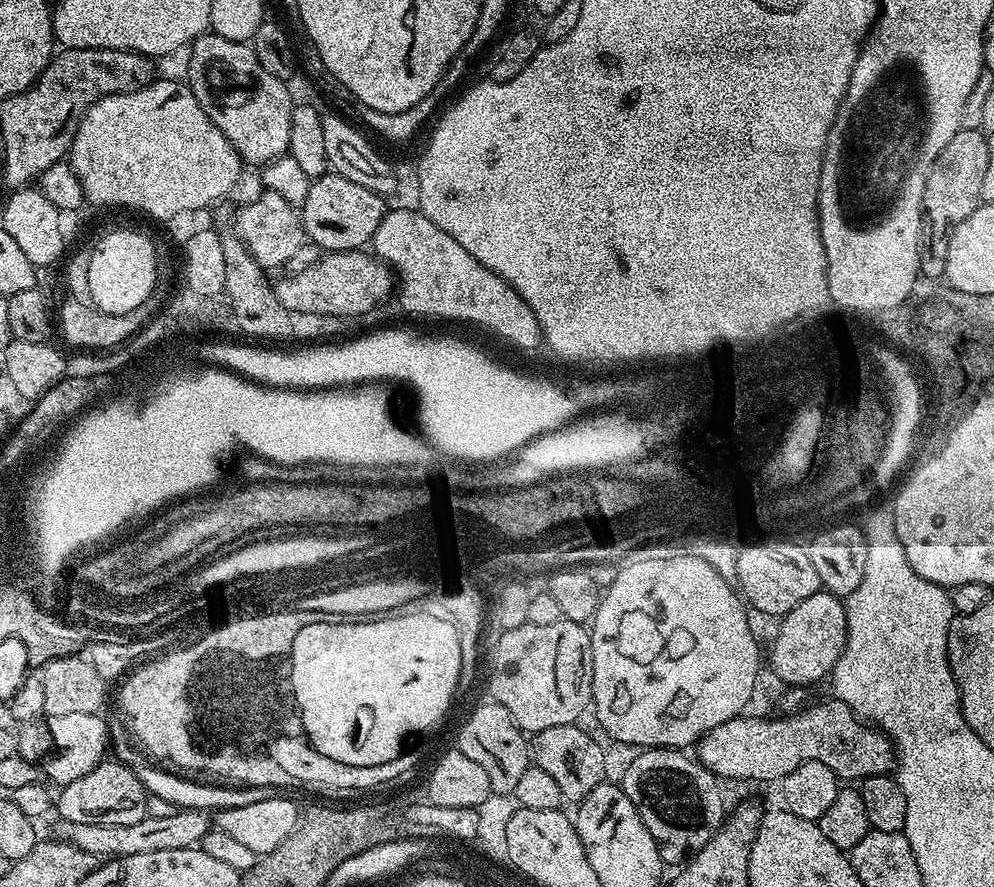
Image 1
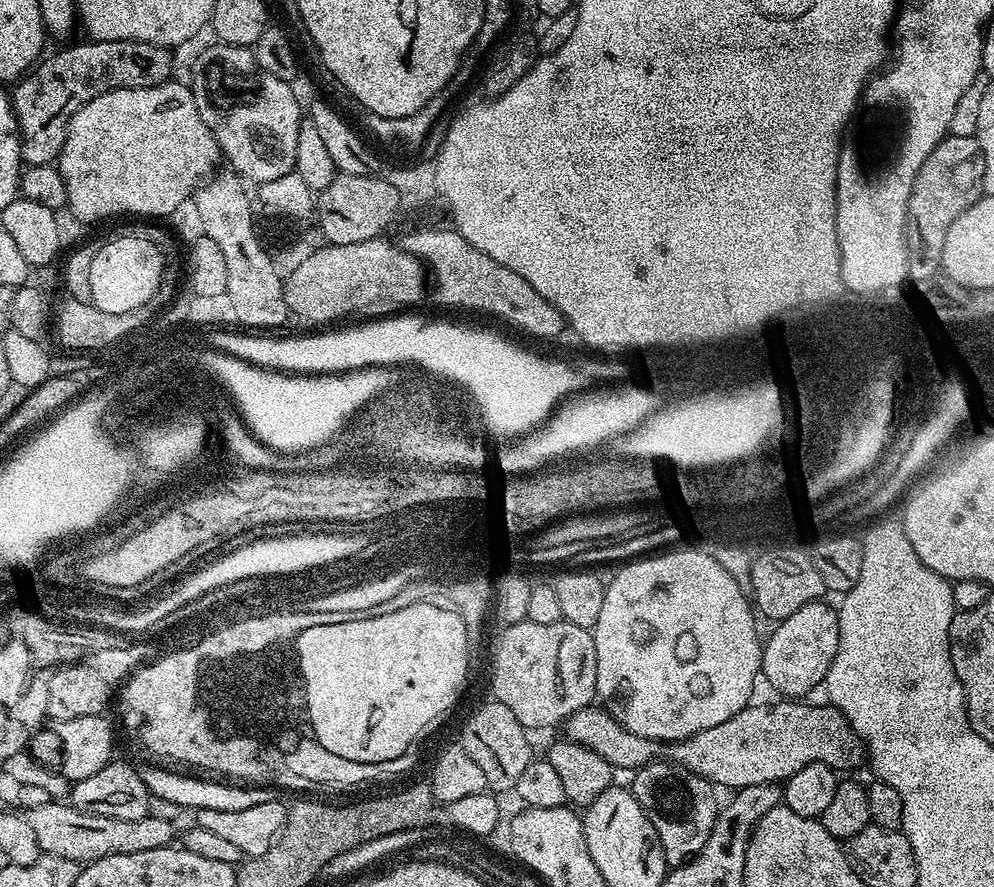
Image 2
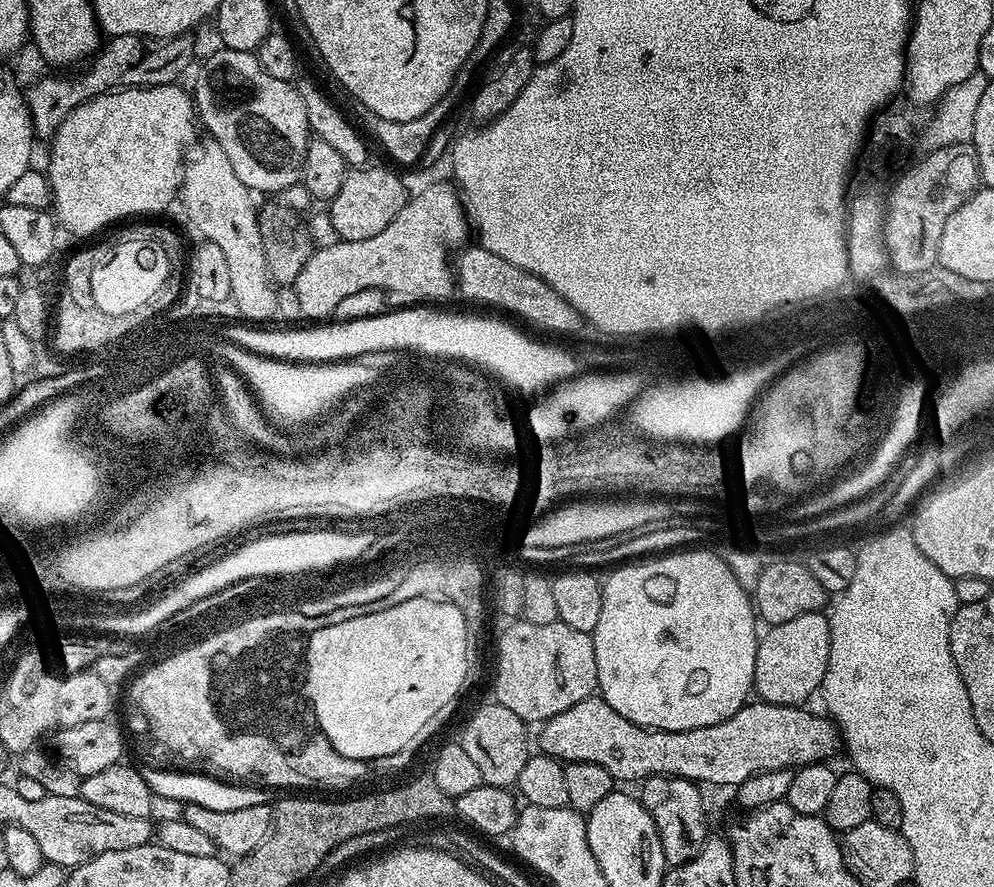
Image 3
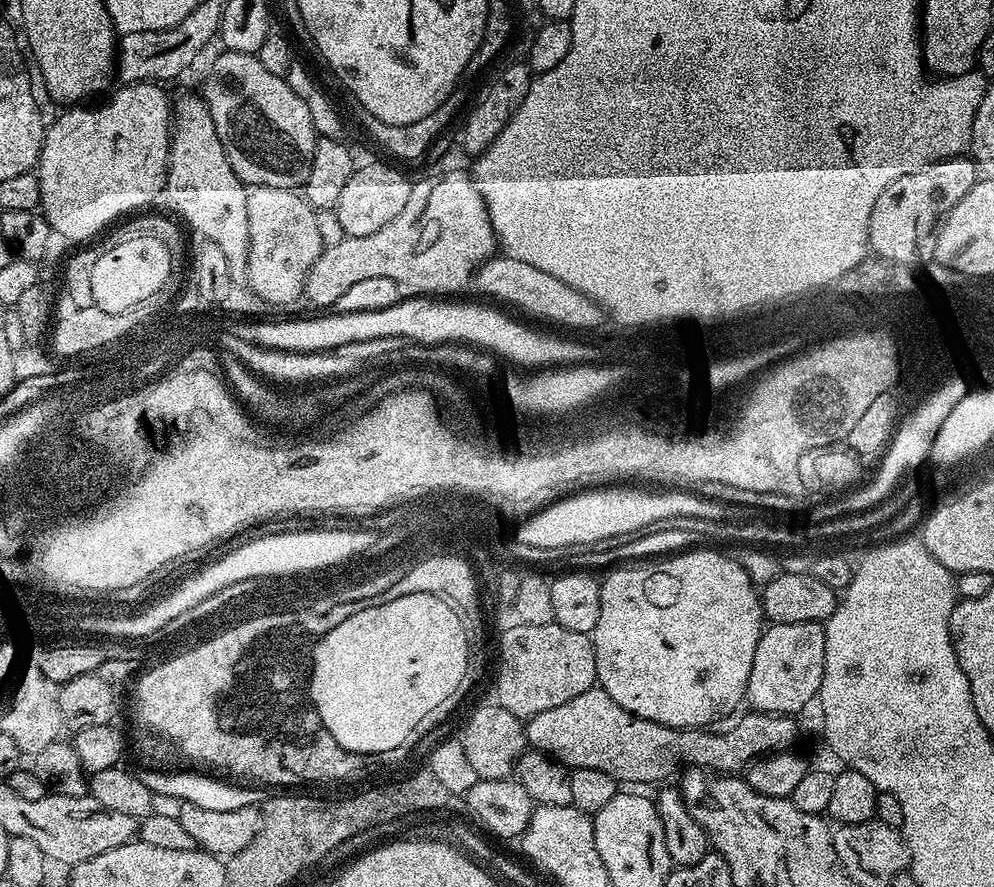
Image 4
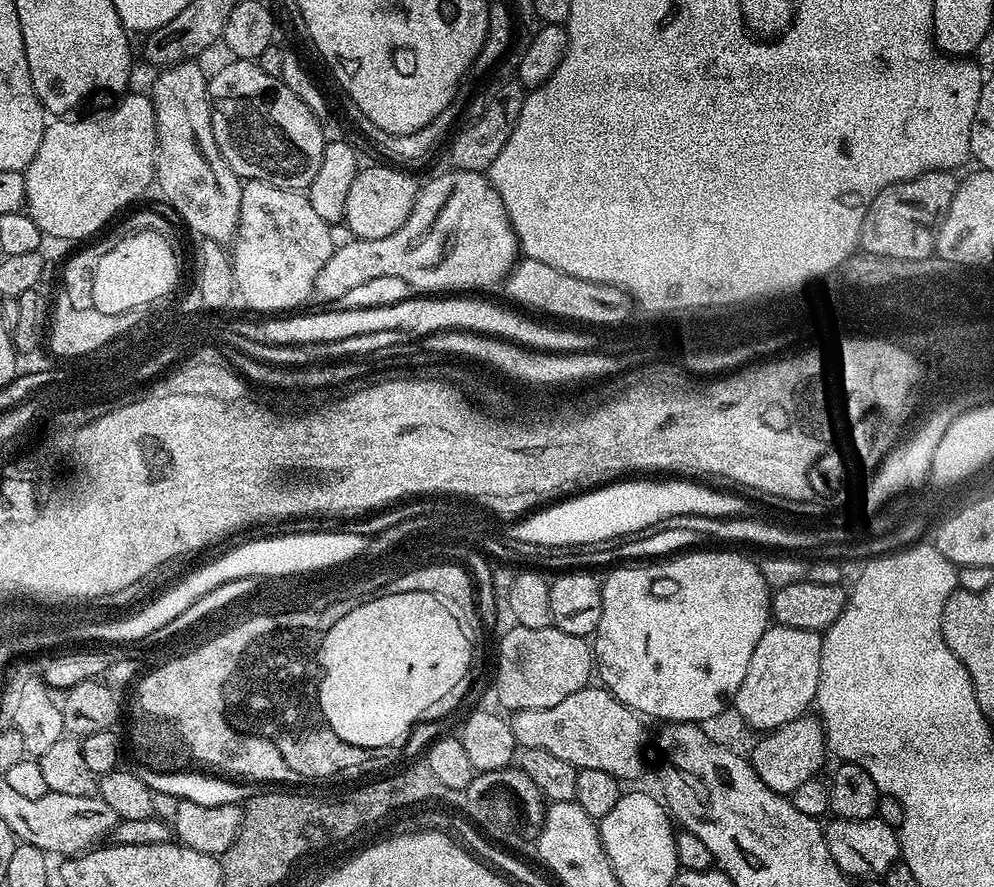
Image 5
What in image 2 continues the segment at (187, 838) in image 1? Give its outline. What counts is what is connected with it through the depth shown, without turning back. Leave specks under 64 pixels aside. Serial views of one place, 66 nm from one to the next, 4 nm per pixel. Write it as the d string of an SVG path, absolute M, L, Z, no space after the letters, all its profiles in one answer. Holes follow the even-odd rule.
M71 802L34 806L27 809L26 815L38 837L41 853L58 854L81 866L110 854L138 854L138 850L166 848L176 836L175 826L164 816L149 814L142 818L106 818L106 814L86 814L86 810L78 810Z

